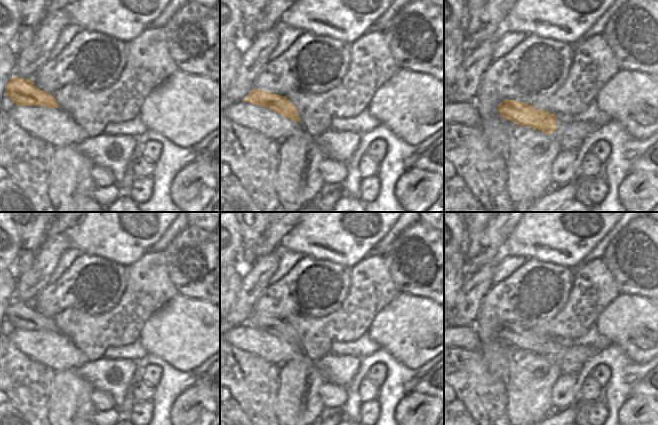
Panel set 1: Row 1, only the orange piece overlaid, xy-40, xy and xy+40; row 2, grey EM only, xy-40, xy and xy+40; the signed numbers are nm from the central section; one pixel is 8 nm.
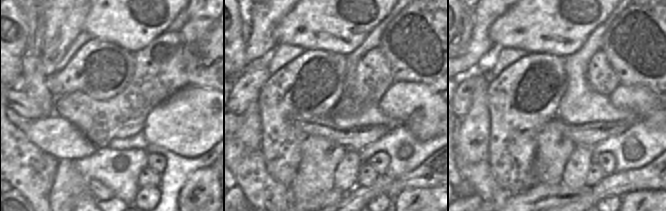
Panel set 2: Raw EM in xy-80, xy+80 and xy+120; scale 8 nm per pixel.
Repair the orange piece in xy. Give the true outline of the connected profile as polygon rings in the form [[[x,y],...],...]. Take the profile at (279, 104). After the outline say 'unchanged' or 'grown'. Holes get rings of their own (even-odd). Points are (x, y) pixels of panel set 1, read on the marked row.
[[[254,88],[243,102],[263,106],[293,122],[300,122],[298,111],[294,104],[279,94],[273,94]]]; unchanged

